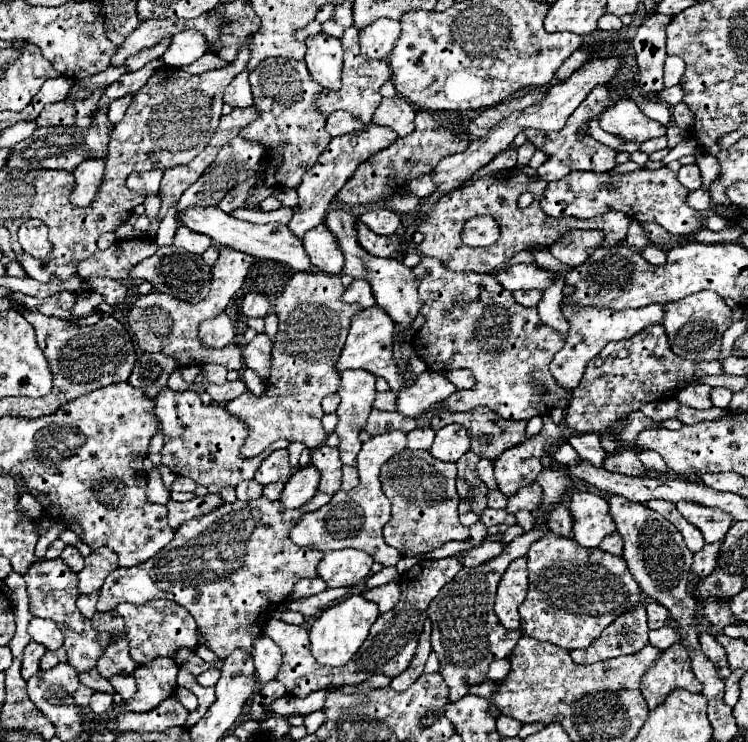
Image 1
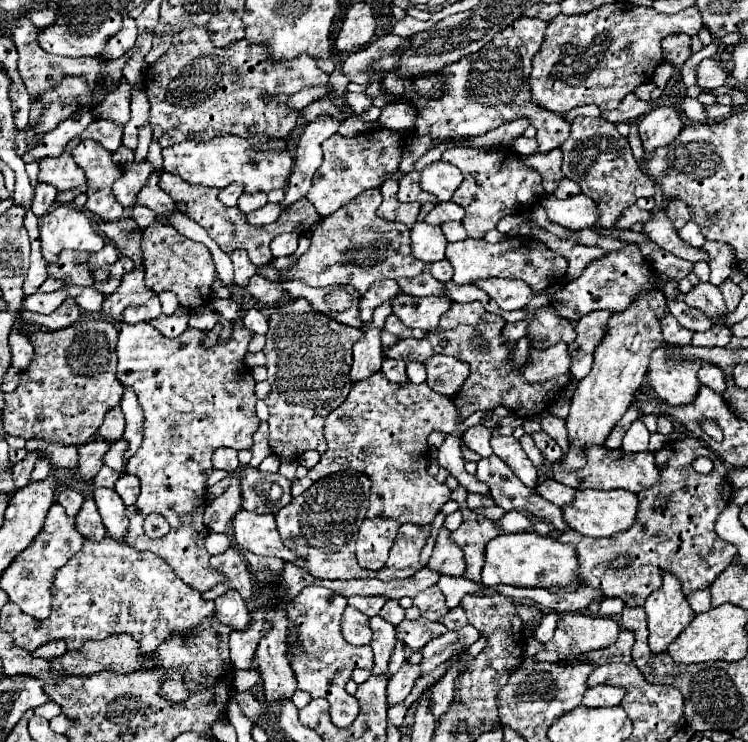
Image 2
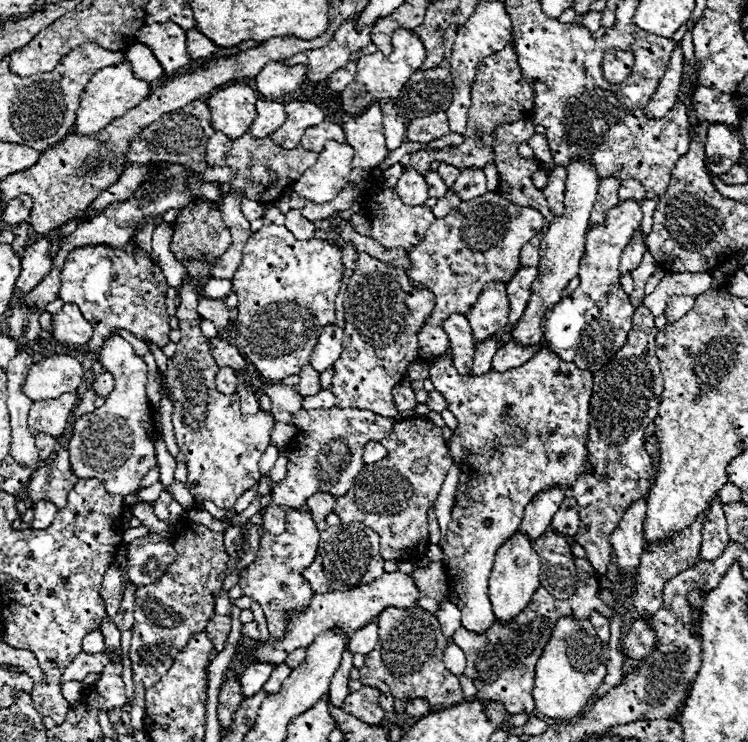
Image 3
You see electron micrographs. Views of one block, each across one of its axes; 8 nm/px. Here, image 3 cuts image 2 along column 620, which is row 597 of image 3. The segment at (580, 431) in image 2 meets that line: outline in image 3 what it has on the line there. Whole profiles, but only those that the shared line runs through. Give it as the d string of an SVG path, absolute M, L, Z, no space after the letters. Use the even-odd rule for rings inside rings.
M384 572L382 578L378 578L372 584L362 584L358 588L352 590L344 590L344 592L330 592L330 594L314 594L308 608L304 610L294 610L288 612L286 618L286 632L282 638L268 638L266 642L258 642L258 646L246 654L246 660L250 664L254 662L268 662L268 664L282 664L286 660L286 656L296 650L296 648L308 648L316 636L324 634L326 630L340 626L346 634L356 632L358 628L370 624L376 620L376 616L386 610L388 606L396 606L396 608L410 608L416 606L418 600L418 588L414 588L414 580L408 574L402 572Z

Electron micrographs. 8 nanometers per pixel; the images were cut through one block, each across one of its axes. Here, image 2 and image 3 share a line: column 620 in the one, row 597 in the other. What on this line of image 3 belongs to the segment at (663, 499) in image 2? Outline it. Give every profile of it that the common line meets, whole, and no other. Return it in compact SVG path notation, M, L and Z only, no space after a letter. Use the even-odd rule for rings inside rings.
M576 558L576 570L578 570L578 588L576 592L566 598L558 600L550 592L546 592L542 586L534 592L530 604L526 606L526 612L518 614L512 622L502 624L494 622L484 634L470 632L466 628L458 628L452 636L452 640L462 648L466 656L466 668L464 674L474 682L478 688L478 698L480 700L498 700L504 702L506 710L510 714L534 714L534 698L532 698L532 688L534 688L534 668L538 658L542 656L552 630L562 616L574 616L574 618L590 618L594 610L604 614L608 620L612 618L612 610L600 600L600 576L596 576L596 570L592 564L584 558Z

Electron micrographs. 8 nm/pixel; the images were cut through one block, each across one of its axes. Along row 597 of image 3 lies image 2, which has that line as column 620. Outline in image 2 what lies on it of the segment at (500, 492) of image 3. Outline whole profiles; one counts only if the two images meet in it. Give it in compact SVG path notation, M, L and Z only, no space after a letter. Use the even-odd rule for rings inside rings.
M590 446L588 448L588 464L582 470L576 472L564 472L558 462L554 462L554 480L572 486L576 490L586 490L586 488L598 488L598 490L630 490L630 492L642 492L650 486L656 486L660 482L658 466L654 462L654 456L650 452L624 452L624 450L608 450L604 446Z

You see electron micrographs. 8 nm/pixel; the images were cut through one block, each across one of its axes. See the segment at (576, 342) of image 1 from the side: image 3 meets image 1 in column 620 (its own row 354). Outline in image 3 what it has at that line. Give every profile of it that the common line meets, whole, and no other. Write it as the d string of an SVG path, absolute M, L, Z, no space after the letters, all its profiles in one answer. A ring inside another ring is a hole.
M330 324L322 328L318 336L318 344L314 346L314 352L310 354L310 366L316 368L318 372L324 372L326 368L330 368L340 358L342 336L344 336L344 330L338 326Z

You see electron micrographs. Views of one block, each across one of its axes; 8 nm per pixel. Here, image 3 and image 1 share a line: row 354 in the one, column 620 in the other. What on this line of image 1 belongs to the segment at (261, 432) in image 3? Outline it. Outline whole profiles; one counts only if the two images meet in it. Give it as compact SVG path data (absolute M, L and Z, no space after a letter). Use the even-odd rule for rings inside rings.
M666 166L660 170L640 170L640 172L570 172L566 178L548 182L542 194L542 212L554 218L574 216L574 218L594 218L608 210L618 210L638 222L656 222L664 230L686 236L700 230L702 216L698 210L690 208L686 202L686 190L676 174Z

